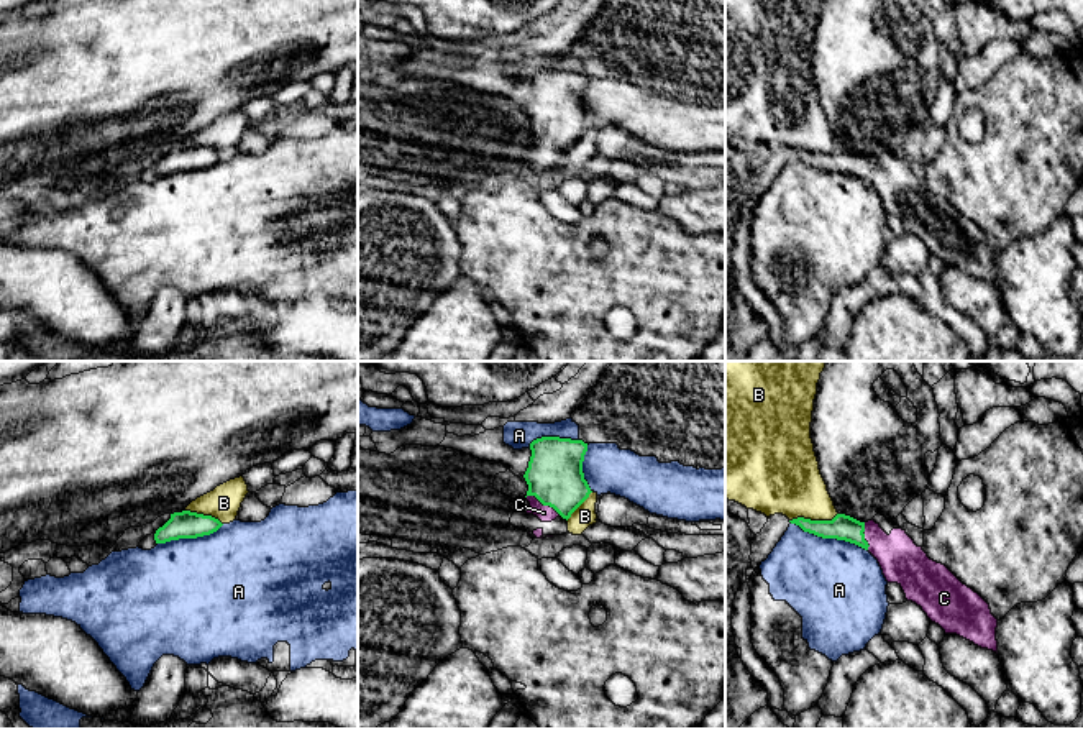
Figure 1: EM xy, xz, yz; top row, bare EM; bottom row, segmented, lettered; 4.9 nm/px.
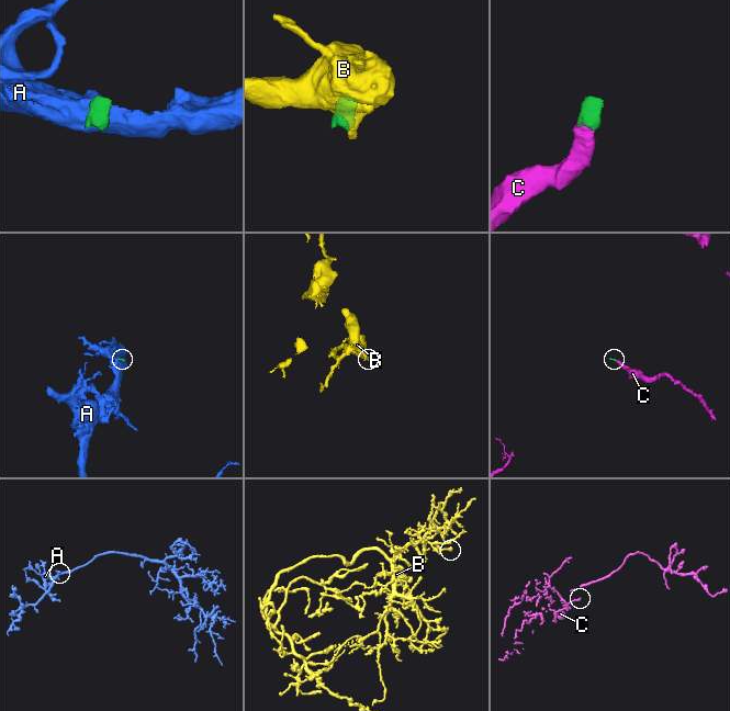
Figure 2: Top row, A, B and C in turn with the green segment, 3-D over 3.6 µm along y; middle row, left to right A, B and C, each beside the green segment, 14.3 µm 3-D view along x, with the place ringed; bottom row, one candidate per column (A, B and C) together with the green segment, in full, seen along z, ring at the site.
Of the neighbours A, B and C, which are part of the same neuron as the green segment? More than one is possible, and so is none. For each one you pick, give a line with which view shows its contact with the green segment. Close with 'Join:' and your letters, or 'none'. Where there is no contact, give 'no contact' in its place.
C: meets green in xz
Join: C

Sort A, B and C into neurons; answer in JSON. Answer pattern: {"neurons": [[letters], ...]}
{"neurons": [["A"], ["B"], ["C"]]}

